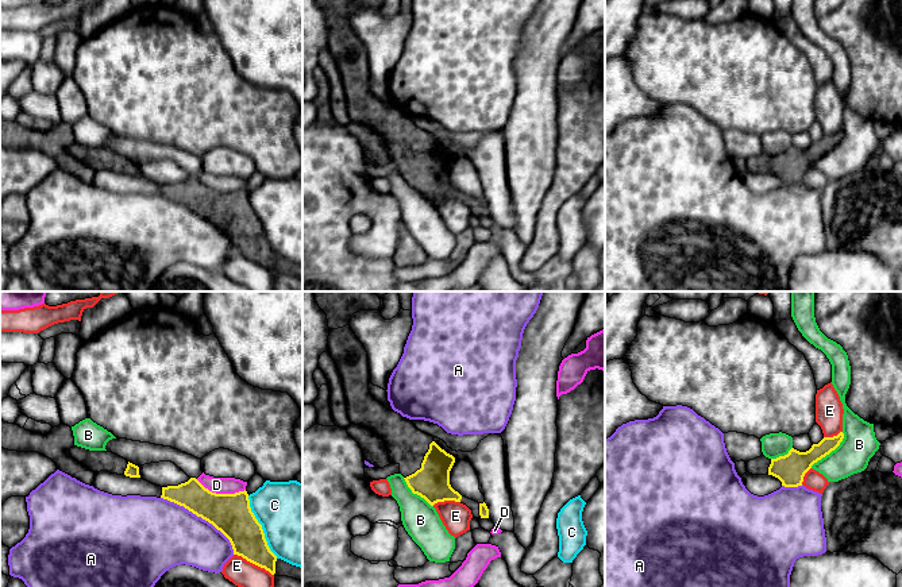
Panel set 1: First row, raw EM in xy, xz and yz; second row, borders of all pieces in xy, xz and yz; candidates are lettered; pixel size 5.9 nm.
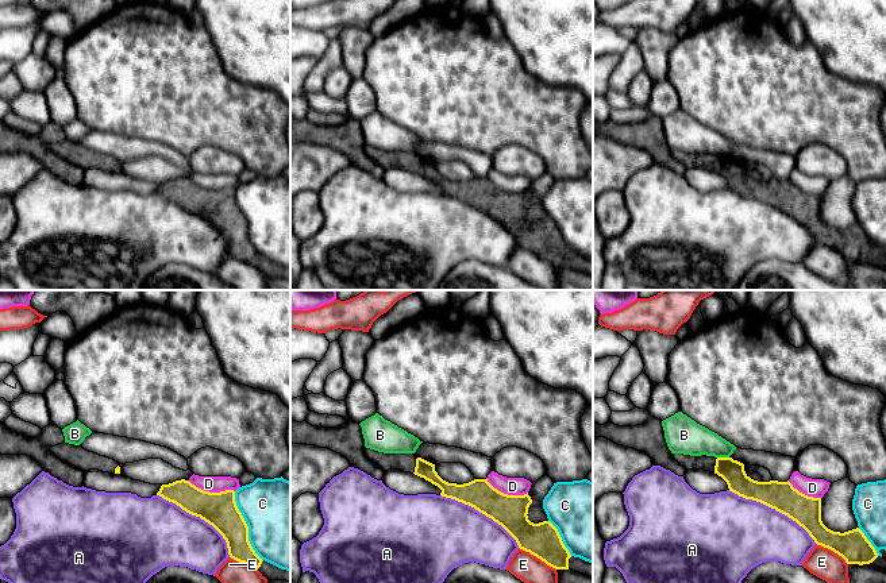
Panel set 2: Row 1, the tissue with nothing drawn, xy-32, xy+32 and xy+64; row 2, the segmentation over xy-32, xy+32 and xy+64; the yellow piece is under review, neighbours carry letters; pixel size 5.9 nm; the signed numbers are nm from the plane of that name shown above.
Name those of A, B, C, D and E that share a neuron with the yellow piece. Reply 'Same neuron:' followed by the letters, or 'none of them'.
Same neuron: none of them

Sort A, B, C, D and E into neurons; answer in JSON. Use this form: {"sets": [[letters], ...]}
{"sets": [["A"], ["B"], ["C"], ["D"], ["E"]]}

